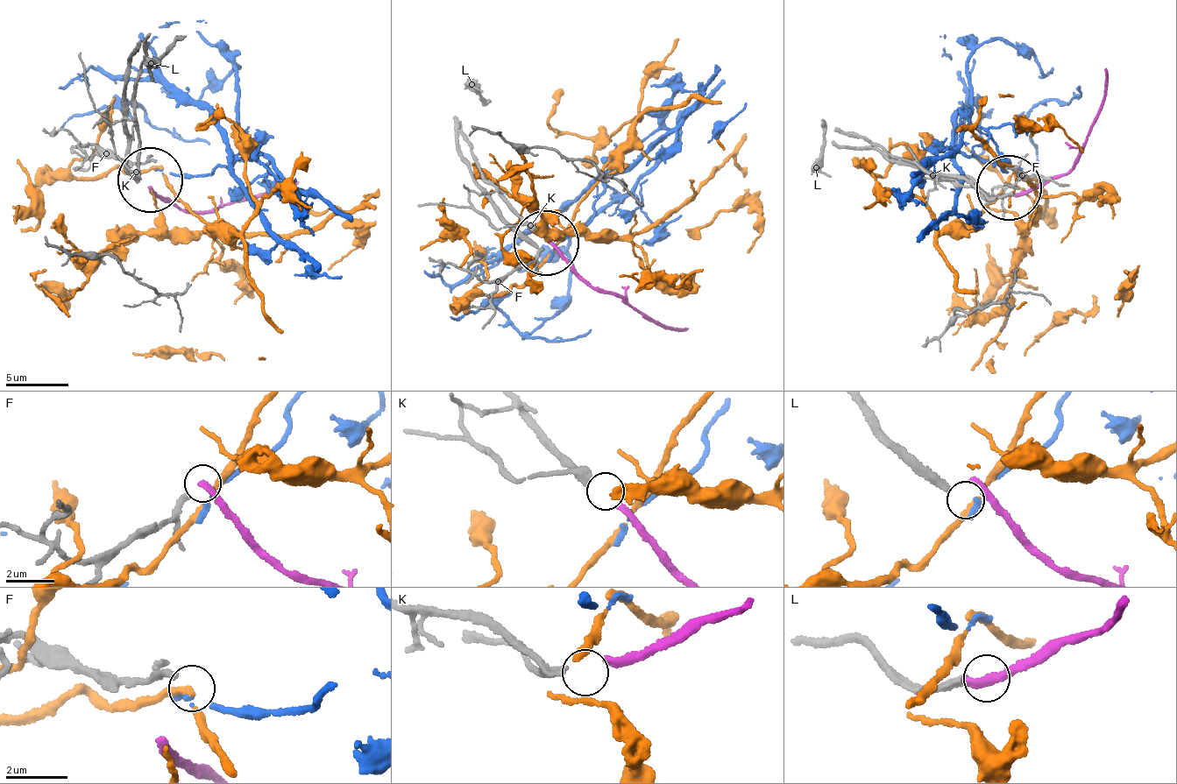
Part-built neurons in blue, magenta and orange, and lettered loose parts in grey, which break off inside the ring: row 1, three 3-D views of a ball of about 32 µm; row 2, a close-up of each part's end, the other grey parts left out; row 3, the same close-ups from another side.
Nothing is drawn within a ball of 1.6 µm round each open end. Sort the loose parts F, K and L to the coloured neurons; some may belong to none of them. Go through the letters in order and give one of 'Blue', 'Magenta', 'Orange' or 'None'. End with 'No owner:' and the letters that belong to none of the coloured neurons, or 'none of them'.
F: None
K: Magenta
L: None
No owner: F, L

